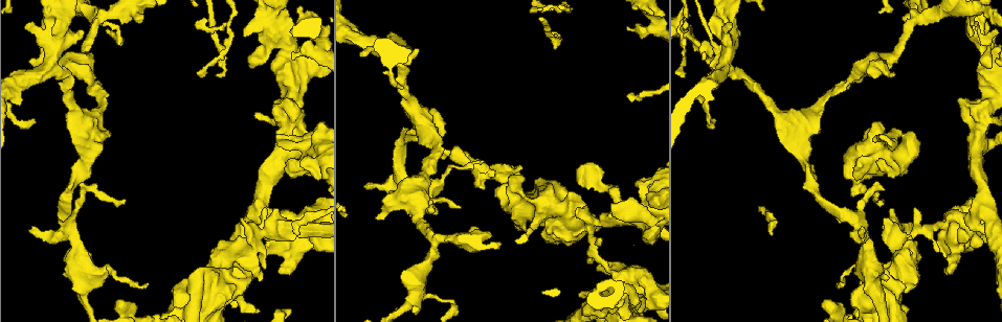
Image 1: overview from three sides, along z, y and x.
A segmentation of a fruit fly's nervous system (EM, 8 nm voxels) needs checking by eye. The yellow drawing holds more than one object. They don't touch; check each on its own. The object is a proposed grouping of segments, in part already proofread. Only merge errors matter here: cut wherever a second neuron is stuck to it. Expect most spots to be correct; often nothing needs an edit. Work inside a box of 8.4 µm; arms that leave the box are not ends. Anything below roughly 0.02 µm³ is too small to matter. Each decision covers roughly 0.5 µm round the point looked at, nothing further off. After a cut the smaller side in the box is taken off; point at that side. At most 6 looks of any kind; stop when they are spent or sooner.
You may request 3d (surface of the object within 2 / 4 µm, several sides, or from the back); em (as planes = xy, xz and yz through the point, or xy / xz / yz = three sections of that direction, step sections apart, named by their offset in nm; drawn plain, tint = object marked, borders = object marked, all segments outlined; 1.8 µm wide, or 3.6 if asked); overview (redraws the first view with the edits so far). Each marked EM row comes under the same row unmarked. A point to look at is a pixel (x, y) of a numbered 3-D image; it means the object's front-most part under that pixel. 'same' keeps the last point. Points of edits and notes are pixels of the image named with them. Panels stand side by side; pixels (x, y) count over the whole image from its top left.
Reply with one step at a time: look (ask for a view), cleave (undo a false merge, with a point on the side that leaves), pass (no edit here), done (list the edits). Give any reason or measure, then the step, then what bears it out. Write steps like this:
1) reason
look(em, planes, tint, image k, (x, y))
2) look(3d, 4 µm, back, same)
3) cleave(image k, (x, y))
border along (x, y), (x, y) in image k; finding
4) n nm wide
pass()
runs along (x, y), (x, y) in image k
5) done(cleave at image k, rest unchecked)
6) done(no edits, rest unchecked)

calibre changes
look(em, 3.6 µm, planes, tint, image 1, (895, 141))

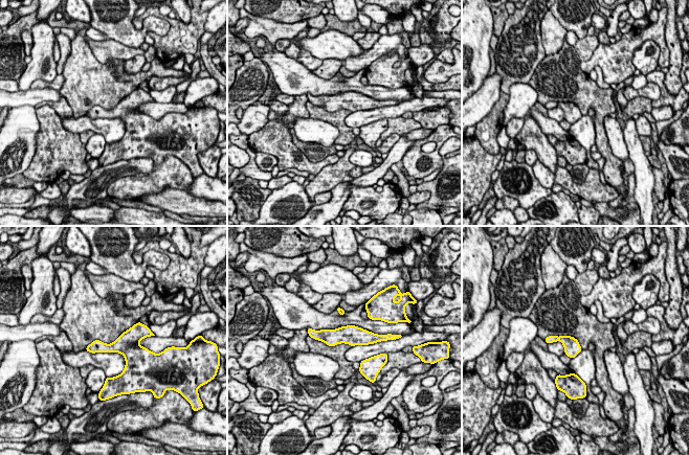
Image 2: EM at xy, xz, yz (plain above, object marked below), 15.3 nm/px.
pass()
runs along (316, 334), (326, 336), (374, 337) in image 2; all the same neuron

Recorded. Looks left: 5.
look(em, planes, borders, image 1, (255, 234))

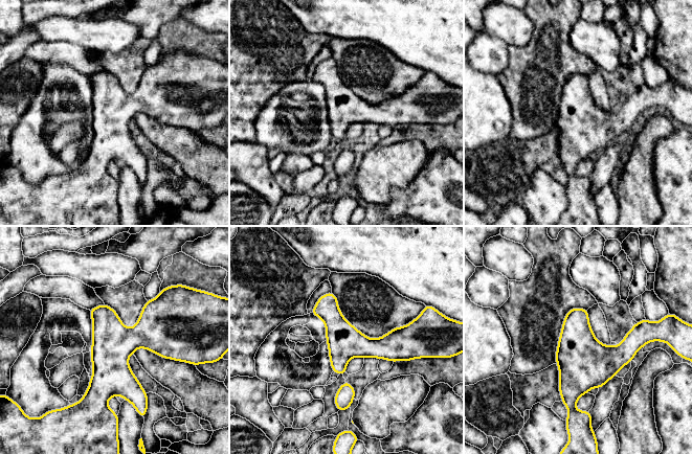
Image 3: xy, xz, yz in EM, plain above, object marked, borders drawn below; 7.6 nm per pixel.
pass()
runs along (175, 338), (136, 338), (85, 399) in image 3; continuous, no second neuron

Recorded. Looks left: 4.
looks like a crossing
look(3d, 2 µm, image 1, (266, 22))

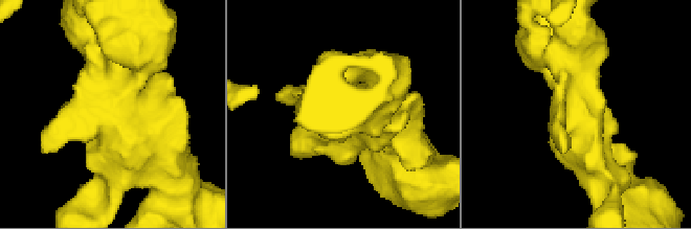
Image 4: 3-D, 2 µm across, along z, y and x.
now the EM
look(em, planes, tint, image 4, (575, 113))

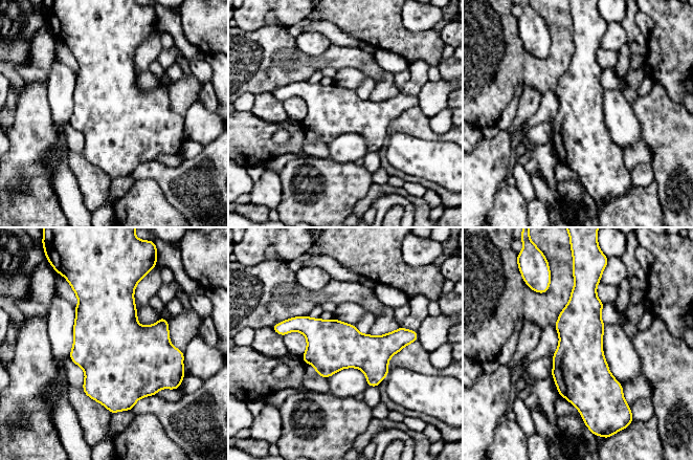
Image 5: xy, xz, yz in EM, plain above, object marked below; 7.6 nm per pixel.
380 nm wide
pass()
continuous, no second neuron

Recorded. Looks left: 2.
done(no edits, rest unchecked)

